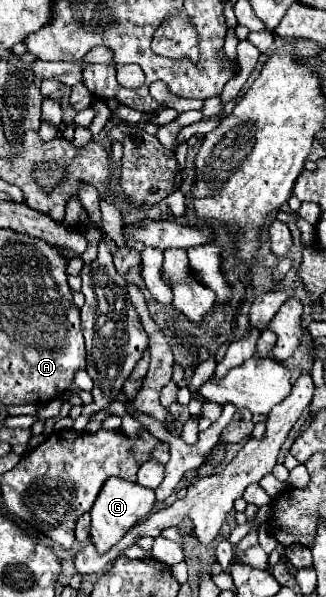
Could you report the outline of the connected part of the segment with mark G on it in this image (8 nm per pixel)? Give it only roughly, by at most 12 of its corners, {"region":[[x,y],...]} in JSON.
{"region":[[110,477],[90,511],[98,553],[152,511],[152,489]]}

